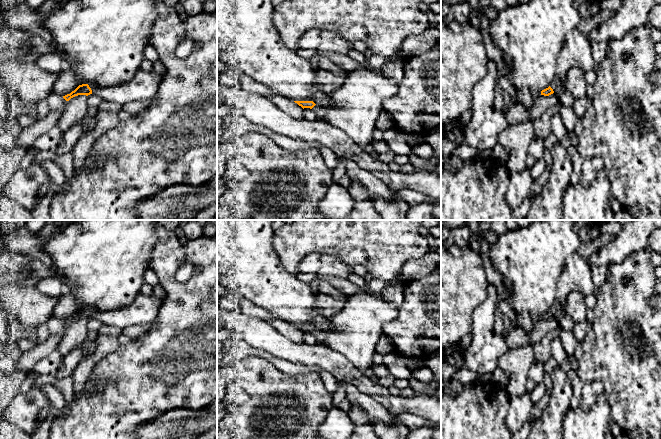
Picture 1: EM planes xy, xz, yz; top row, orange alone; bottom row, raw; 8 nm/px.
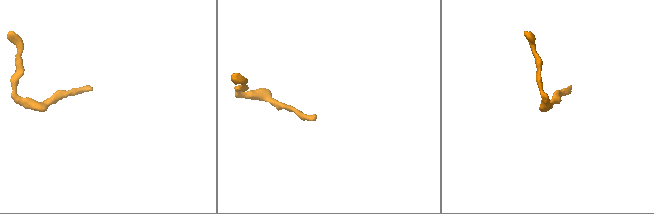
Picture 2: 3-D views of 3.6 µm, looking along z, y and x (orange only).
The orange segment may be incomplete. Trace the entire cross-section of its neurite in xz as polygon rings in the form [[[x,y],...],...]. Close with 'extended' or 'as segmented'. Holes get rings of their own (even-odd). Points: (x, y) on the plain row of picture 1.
[[[365,287],[347,296],[343,308],[329,317],[329,330],[323,331],[313,325],[294,326],[303,333],[312,333],[318,344],[342,353],[364,373],[373,364],[383,325],[391,322],[398,312],[399,308],[370,294]]]; extended

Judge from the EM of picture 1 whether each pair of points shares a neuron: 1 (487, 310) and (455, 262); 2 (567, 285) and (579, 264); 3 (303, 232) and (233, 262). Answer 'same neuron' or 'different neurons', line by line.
1: different neurons
2: same neuron
3: different neurons

